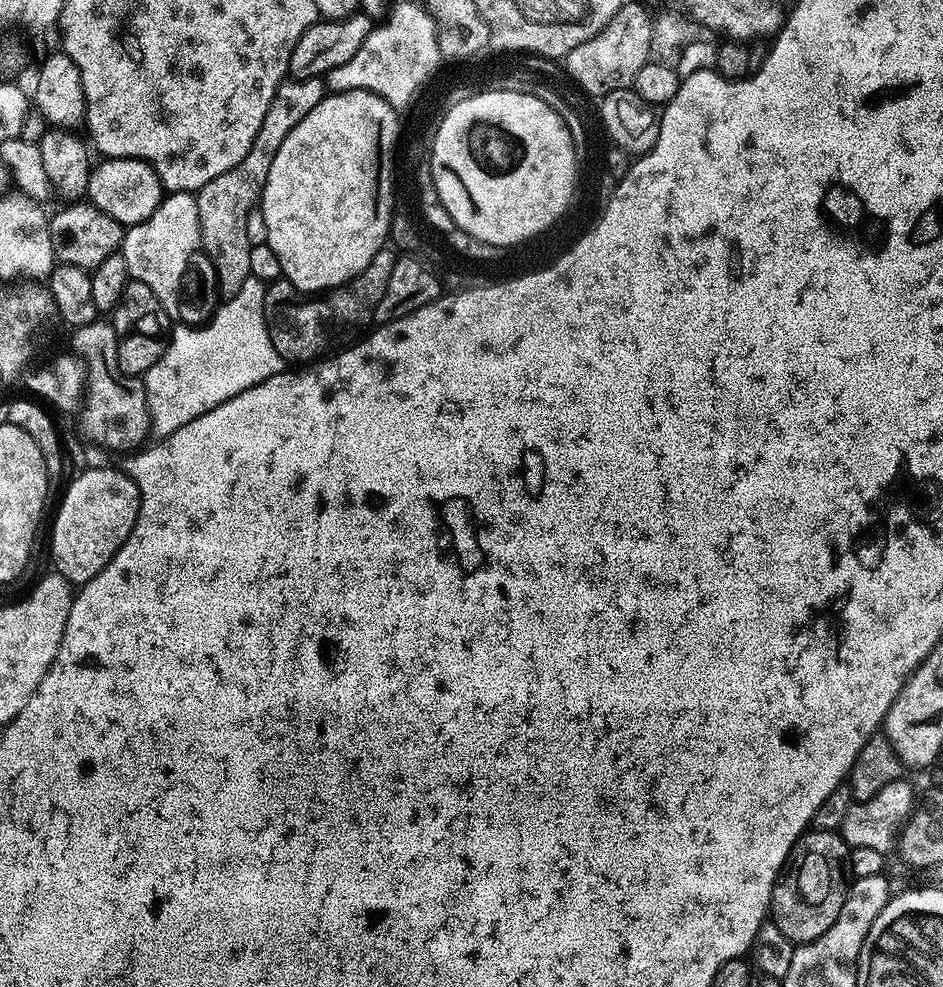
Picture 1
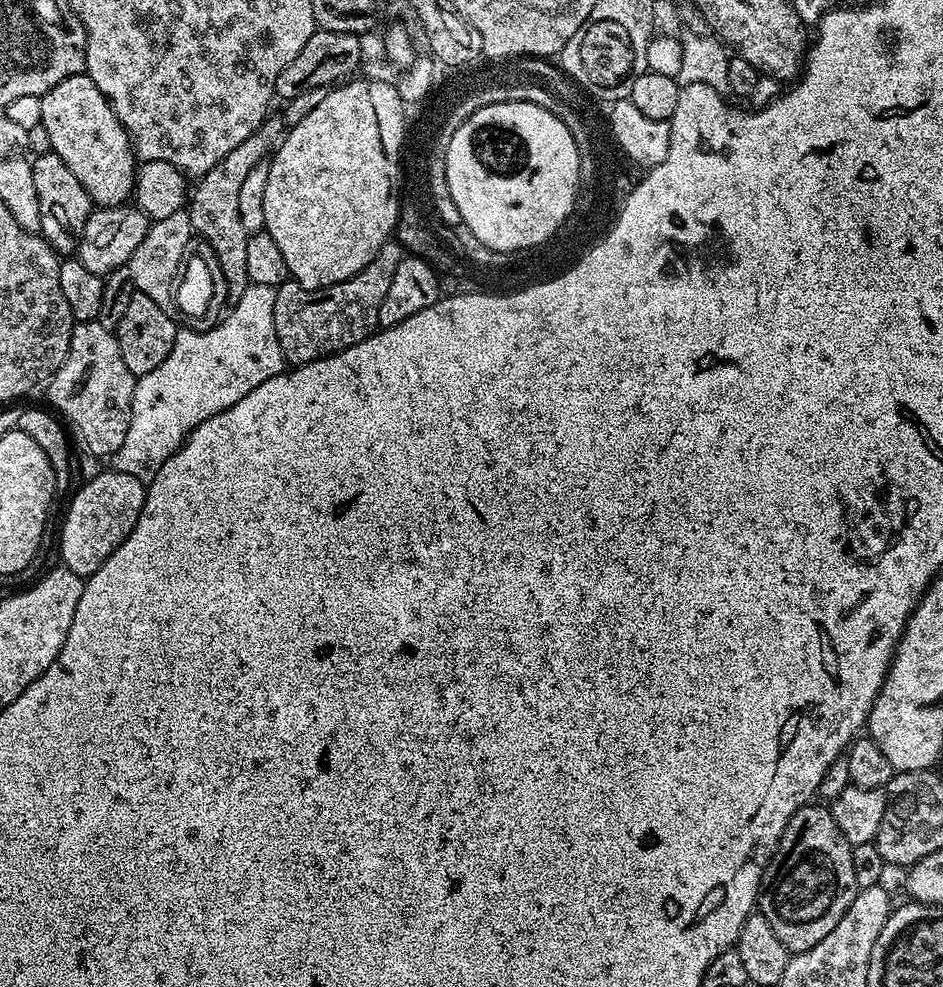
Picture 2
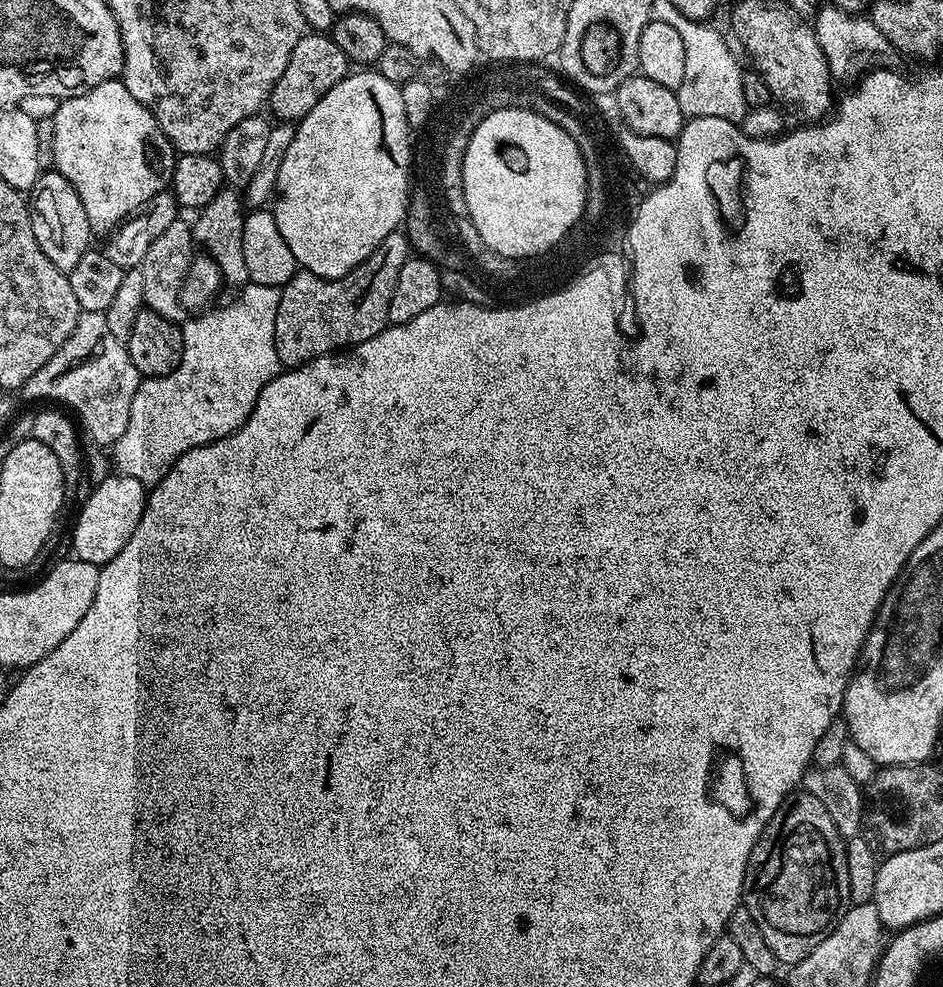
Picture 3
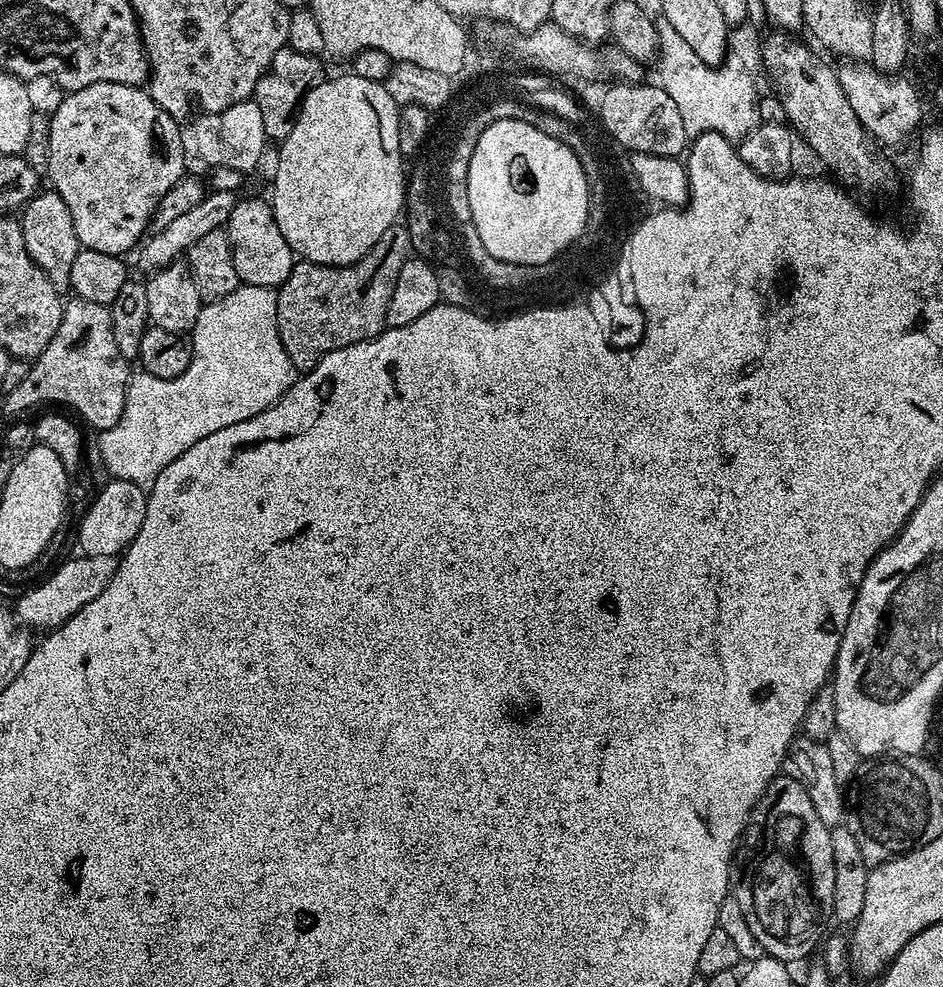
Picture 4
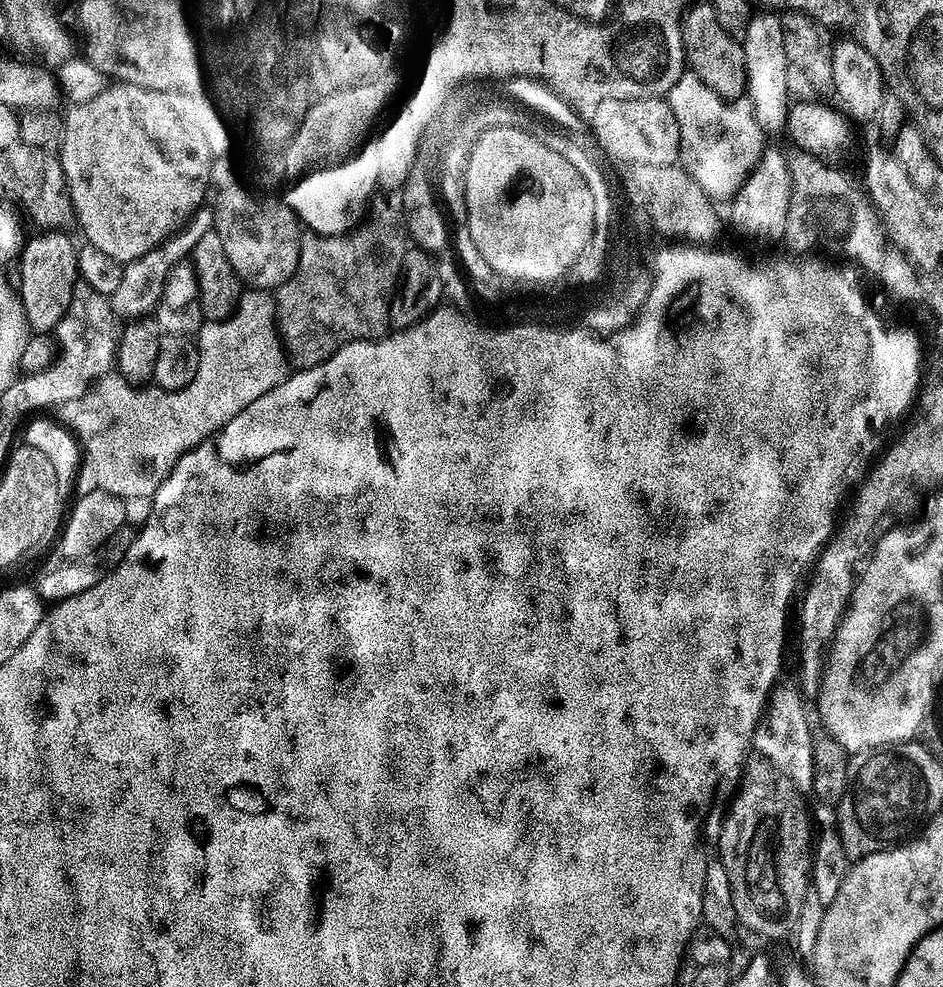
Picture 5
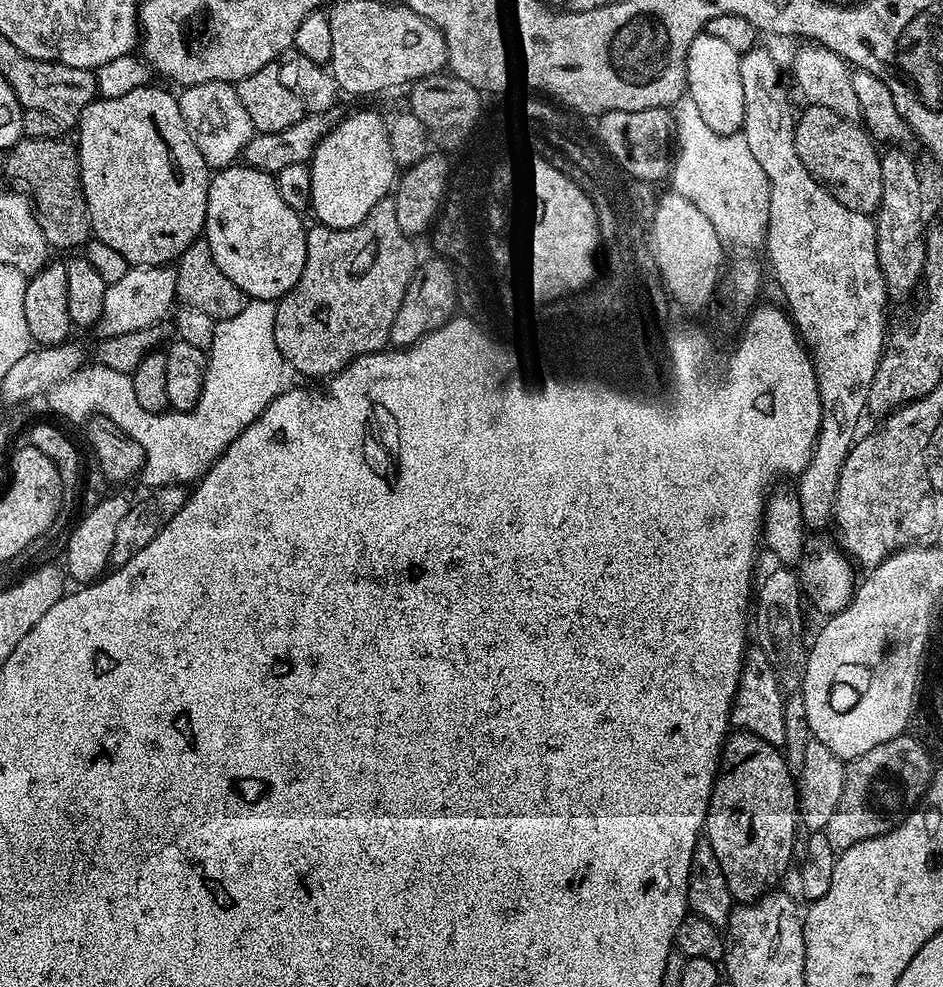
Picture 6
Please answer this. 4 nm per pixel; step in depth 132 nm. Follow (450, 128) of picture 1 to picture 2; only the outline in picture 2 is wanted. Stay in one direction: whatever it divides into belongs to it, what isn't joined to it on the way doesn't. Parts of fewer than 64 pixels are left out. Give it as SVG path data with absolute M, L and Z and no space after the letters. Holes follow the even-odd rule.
M506 101L501 104L488 105L484 109L470 114L454 131L445 154L446 182L449 183L450 195L458 206L461 222L474 232L474 236L494 251L507 252L512 248L520 248L520 244L536 244L536 240L544 240L556 224L560 224L560 216L568 212L568 204L572 204L572 188L576 188L579 180L578 140L569 125L551 107L543 104L531 104L528 101Z

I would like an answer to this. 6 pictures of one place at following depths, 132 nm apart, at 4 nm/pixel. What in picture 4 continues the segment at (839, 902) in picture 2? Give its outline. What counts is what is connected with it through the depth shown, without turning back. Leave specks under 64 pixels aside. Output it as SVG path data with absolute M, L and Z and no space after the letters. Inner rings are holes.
M778 774L769 782L756 805L748 814L748 823L744 825L742 839L732 858L732 867L728 870L731 899L738 902L750 934L760 943L767 955L778 960L793 962L808 952L808 935L816 928L820 915L825 915L832 898L834 886L834 860L830 846L830 828L814 814L810 796L794 778Z

